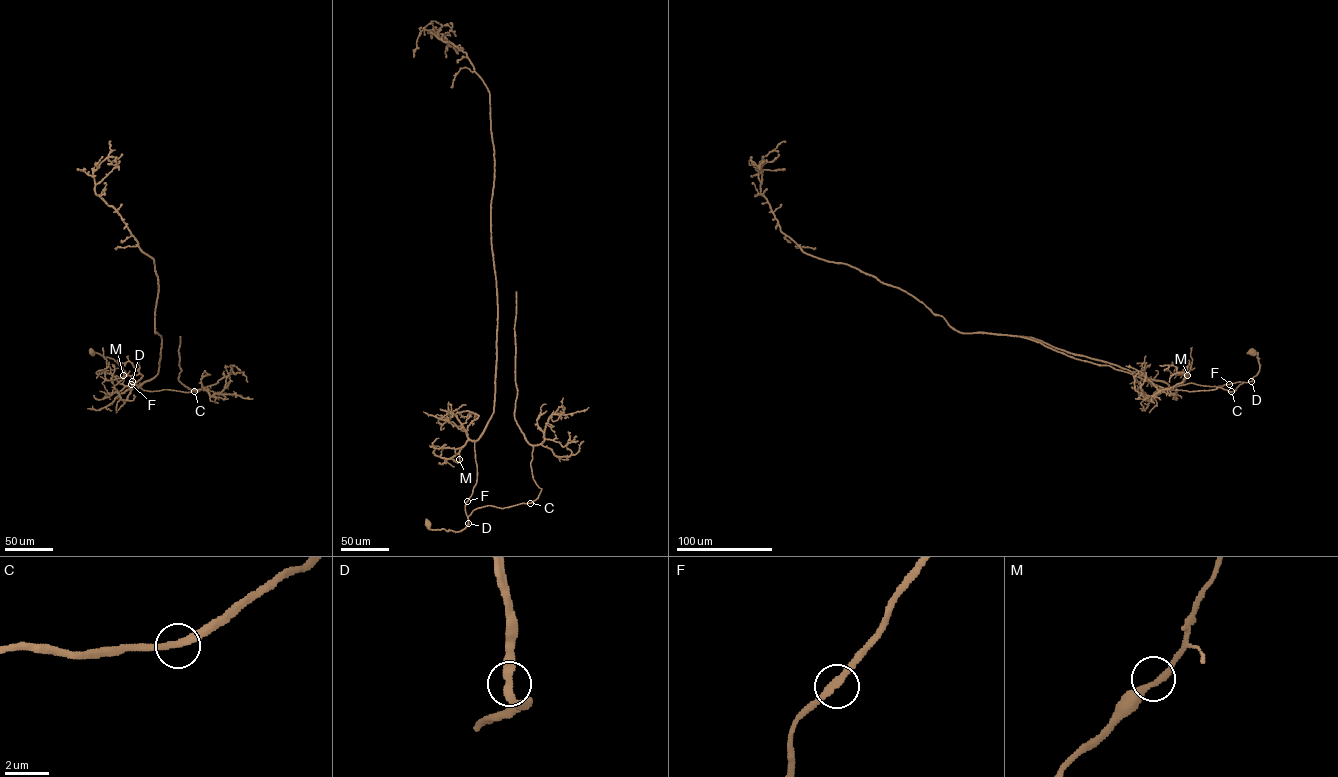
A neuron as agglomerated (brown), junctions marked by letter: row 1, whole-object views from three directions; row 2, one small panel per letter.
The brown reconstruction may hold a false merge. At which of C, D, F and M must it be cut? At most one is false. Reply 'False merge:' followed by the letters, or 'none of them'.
False merge: none of them

